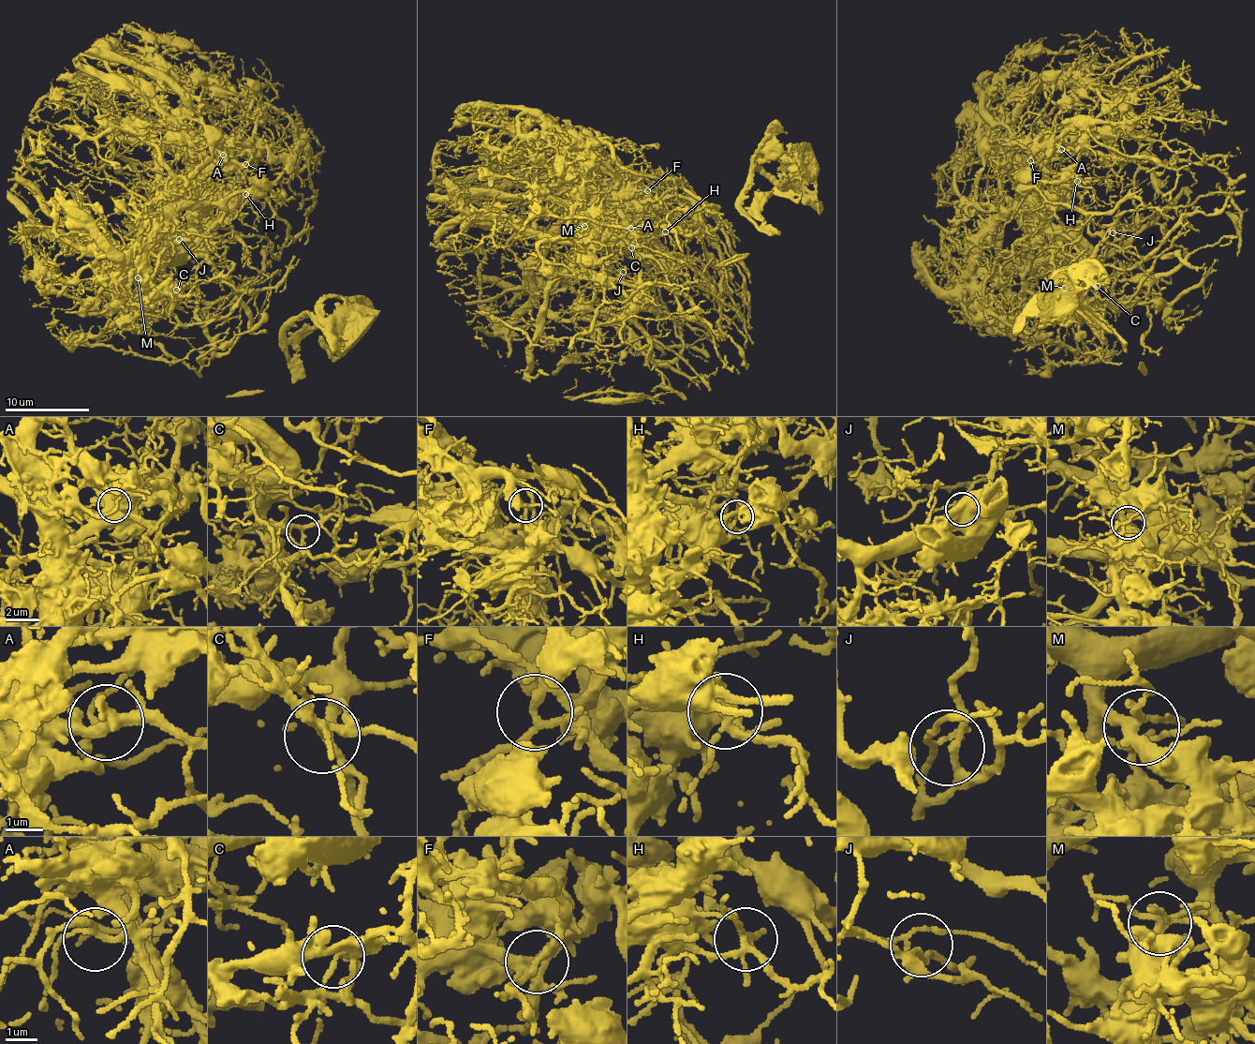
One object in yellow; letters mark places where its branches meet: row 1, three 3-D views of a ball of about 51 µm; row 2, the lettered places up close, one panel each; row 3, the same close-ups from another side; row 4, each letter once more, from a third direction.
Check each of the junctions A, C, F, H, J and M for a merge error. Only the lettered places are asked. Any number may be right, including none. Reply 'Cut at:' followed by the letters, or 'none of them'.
Cut at: F, H

